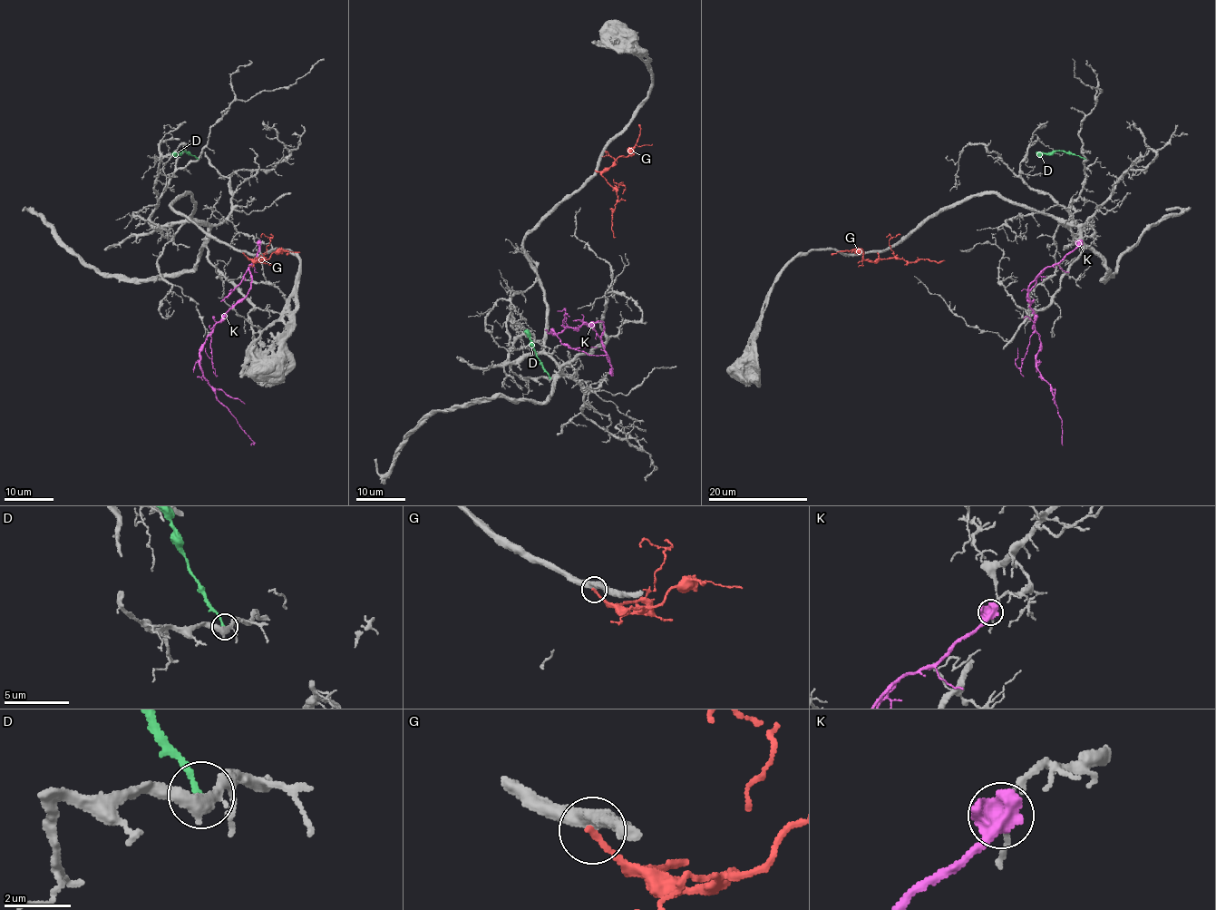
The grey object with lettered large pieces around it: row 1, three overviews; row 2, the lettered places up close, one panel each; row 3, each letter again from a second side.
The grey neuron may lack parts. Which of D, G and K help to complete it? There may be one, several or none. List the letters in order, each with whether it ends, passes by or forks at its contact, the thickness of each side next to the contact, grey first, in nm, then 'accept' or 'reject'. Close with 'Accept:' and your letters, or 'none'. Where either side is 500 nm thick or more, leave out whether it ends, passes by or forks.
D: it ends there; 400 nm thick on the grey side, 190 nm on the other; reject
G: it ends there; 460 nm thick on the grey side, 190 nm on the other; reject
K: 140 nm thick on the grey side, 750 nm on the other; reject
Accept: none

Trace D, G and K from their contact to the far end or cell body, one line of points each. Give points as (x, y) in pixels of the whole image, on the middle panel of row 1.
D: (550, 377), (537, 356), (530, 336), (524, 329)
G: (596, 171), (605, 171), (617, 159), (629, 153), (639, 135), (638, 124)
K: (609, 373), (602, 322), (582, 323), (555, 333), (551, 329), (568, 347), (603, 356)

